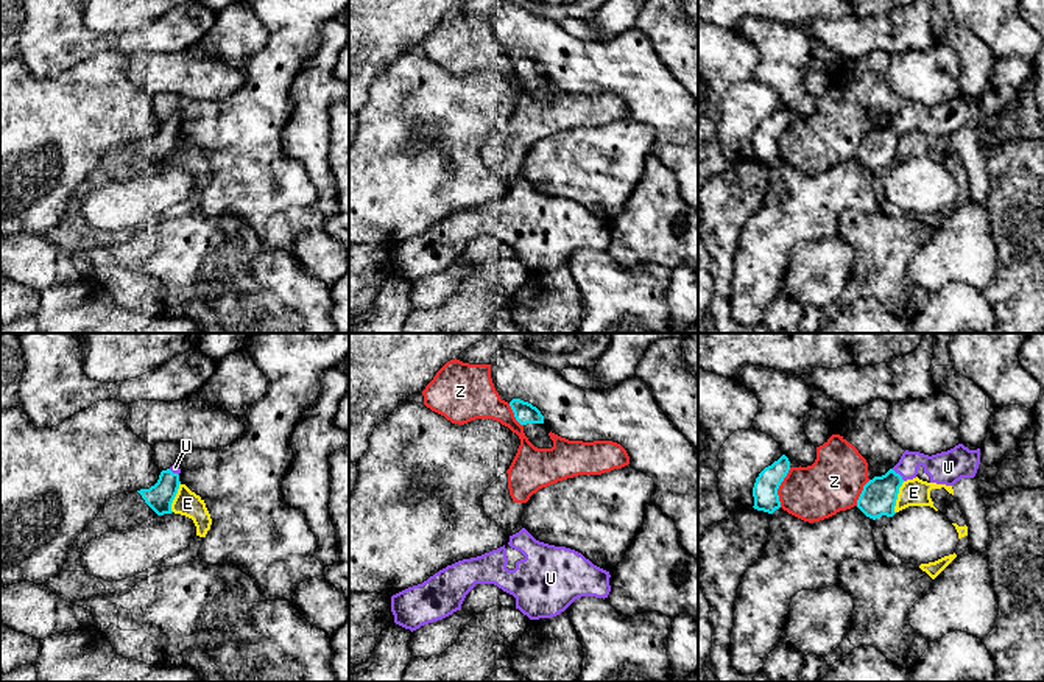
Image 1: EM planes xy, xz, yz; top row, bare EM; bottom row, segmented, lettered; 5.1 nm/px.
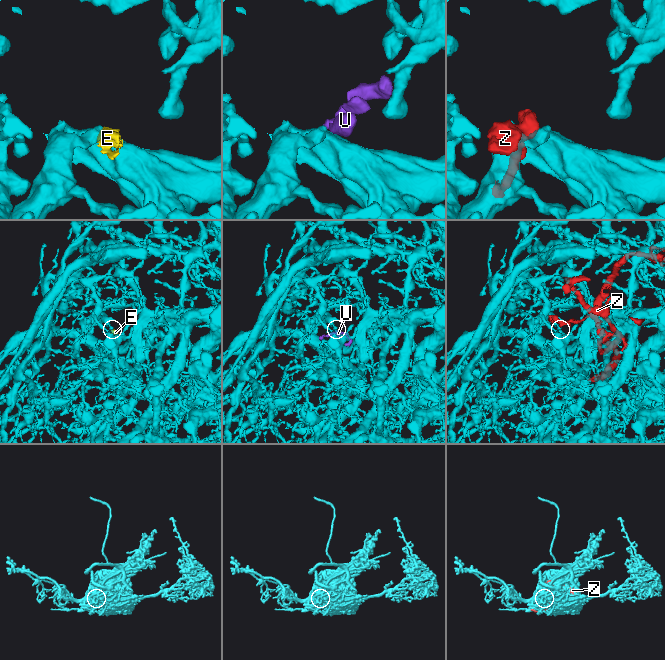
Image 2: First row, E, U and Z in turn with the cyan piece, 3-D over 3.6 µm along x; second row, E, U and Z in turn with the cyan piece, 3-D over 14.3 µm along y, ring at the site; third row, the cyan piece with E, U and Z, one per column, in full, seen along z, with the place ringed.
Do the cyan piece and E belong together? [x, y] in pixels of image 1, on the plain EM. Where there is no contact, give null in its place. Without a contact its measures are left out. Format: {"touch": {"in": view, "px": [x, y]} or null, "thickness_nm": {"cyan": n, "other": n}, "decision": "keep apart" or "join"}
{"touch": {"in": "yz", "px": [896, 148]}, "thickness_nm": {"cyan": 180, "other": 140}, "decision": "keep apart"}

